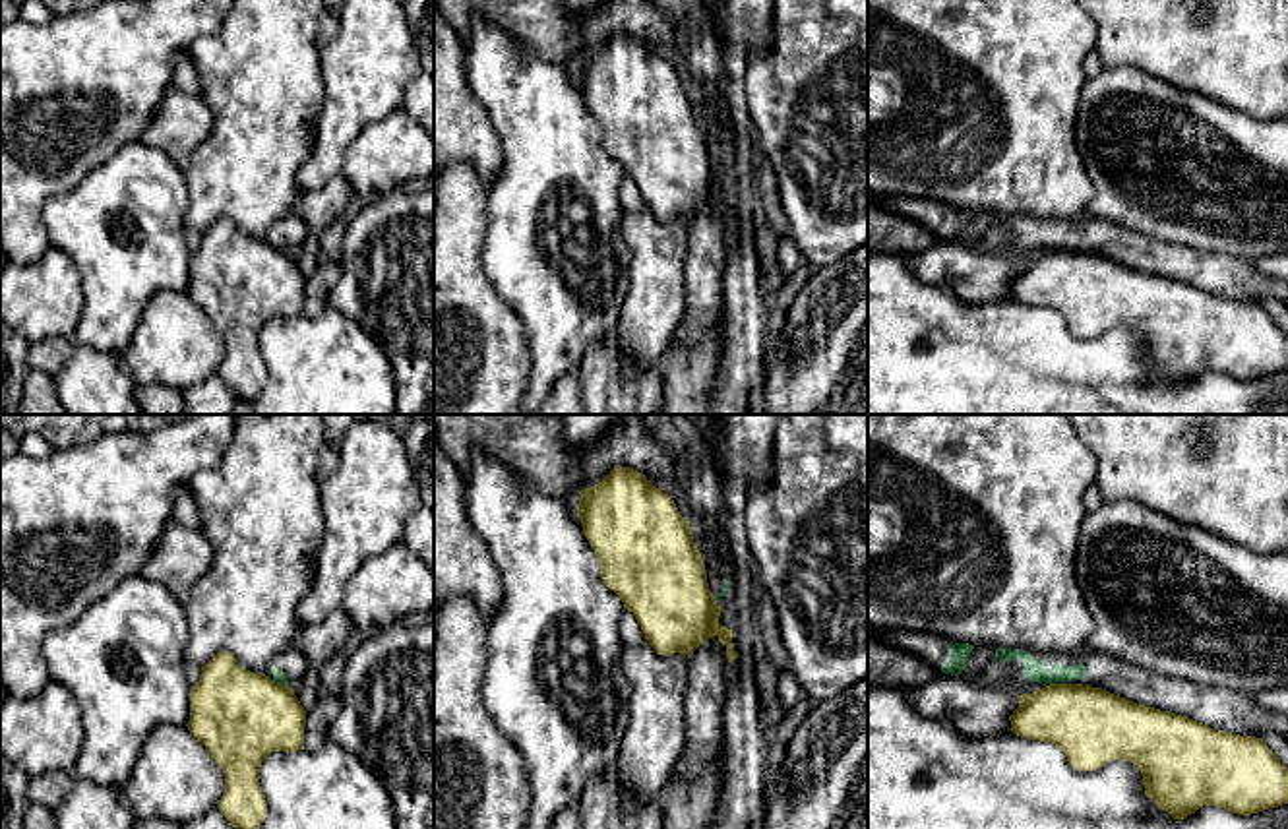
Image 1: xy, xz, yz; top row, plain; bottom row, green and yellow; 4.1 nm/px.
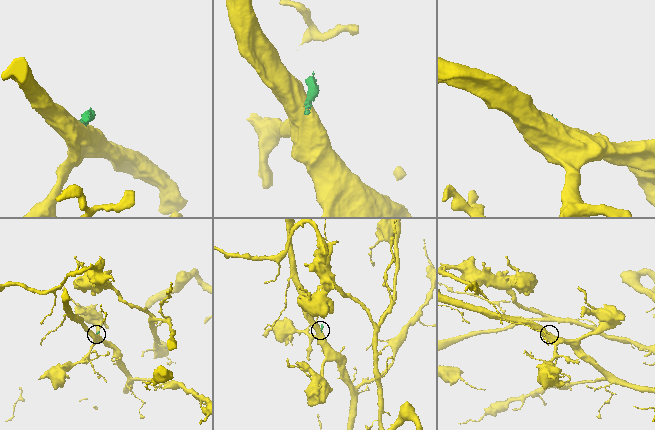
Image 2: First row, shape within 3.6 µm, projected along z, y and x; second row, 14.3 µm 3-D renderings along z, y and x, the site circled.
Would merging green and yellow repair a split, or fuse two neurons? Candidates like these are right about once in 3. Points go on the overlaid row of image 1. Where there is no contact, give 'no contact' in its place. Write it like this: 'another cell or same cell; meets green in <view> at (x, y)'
another cell; meets green in xy at (281, 684)

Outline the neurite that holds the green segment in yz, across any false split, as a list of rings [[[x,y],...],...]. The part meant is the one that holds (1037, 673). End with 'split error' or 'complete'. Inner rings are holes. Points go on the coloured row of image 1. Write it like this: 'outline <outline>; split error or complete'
outline [[[955,643],[941,672],[978,686],[1013,690],[1019,695],[1050,684],[1083,684],[1214,730],[1255,738],[1261,730],[1273,730],[1288,736],[1288,717],[1259,705],[1247,693],[1160,676],[1092,649],[1065,655]]]; split error

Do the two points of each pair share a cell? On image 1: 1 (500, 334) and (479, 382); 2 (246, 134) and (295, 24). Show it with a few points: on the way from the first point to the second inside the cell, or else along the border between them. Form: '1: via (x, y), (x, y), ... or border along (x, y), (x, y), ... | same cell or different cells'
1: via (489, 345), (479, 355), (479, 370) | same cell
2: via (264, 107), (264, 61), (268, 51) | same cell

